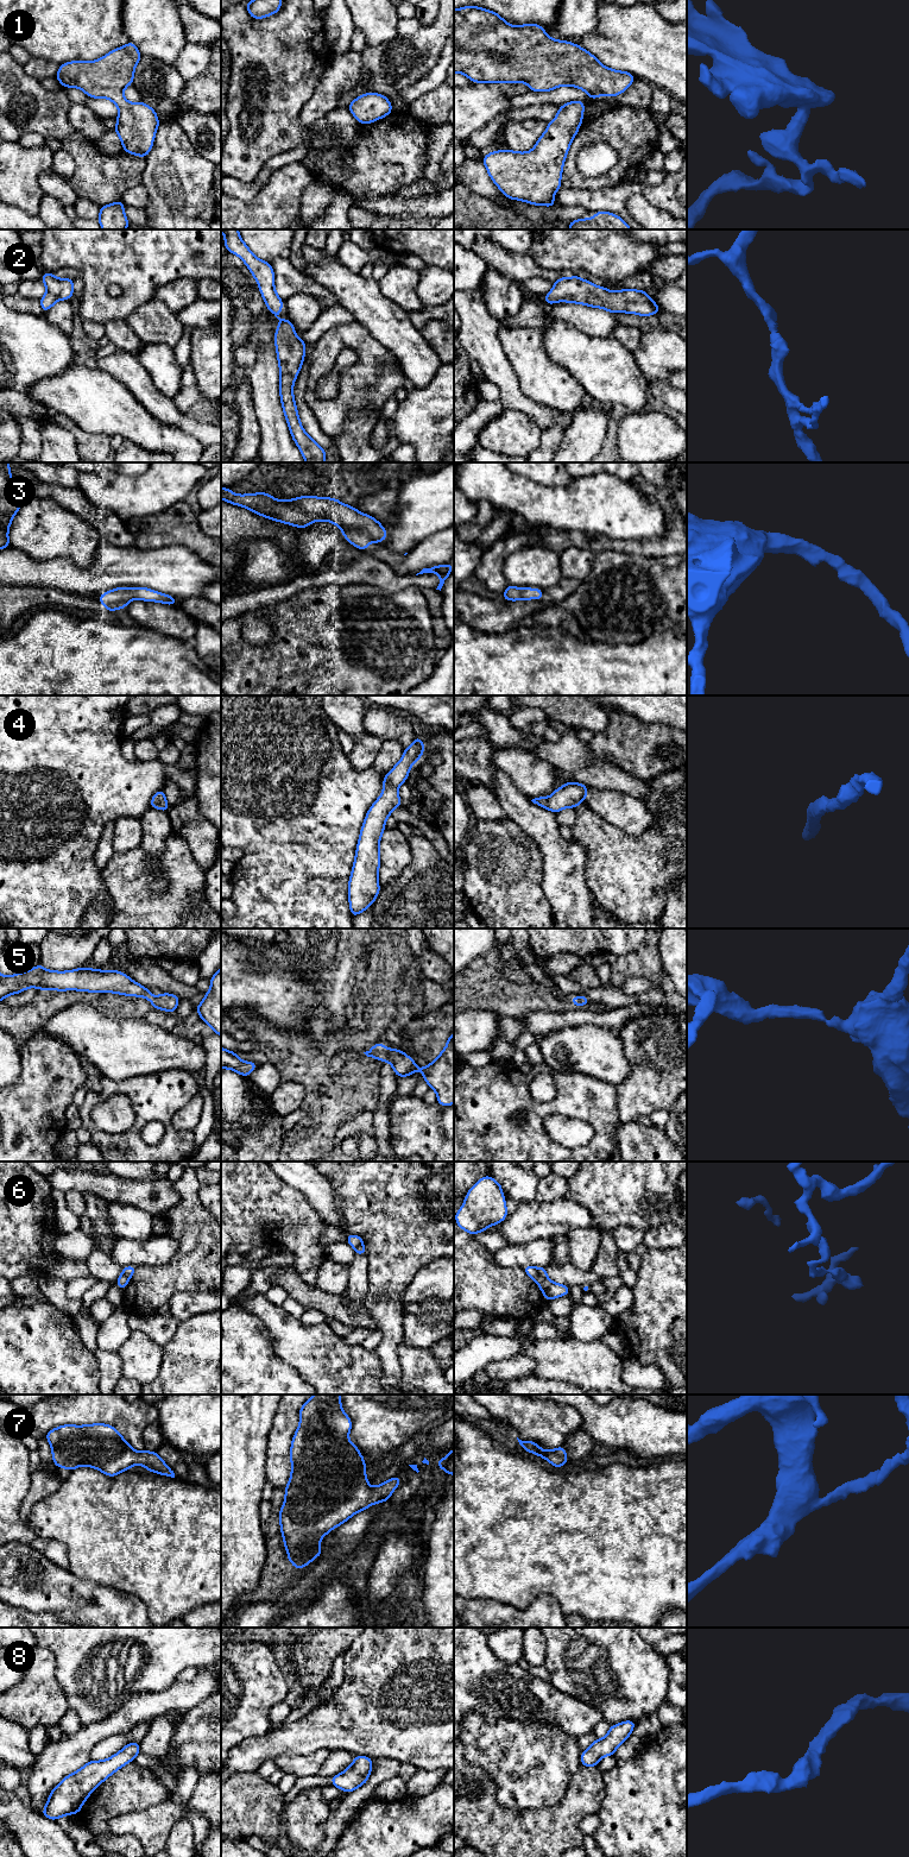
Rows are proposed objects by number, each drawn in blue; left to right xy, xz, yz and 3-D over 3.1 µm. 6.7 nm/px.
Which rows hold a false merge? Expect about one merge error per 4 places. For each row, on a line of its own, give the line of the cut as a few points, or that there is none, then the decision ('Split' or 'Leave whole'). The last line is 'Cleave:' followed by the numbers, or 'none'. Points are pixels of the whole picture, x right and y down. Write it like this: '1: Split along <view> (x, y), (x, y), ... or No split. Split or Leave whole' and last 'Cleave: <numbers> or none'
1: No split. Leave whole
2: No split. Leave whole
3: No split. Leave whole
4: No split. Leave whole
5: No split. Leave whole
6: Split along xy (121, 1272), (128, 1278). Split
7: No split. Leave whole
8: No split. Leave whole
Cleave: 6

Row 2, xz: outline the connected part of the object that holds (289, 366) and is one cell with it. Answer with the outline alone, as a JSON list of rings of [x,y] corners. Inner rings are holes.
[[[221,229],[221,232],[225,235],[225,247],[244,260],[259,285],[266,307],[279,320],[274,333],[280,372],[279,394],[291,436],[305,462],[326,462],[326,451],[305,433],[299,421],[292,389],[305,357],[305,341],[297,338],[289,319],[283,320],[277,316],[283,309],[283,301],[274,290],[272,265],[252,253],[242,241],[238,229]]]

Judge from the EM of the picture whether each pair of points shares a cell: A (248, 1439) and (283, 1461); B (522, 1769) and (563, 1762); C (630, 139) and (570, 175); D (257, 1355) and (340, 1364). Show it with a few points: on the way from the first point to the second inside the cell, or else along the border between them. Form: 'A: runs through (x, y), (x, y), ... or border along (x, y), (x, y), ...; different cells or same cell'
A: border along (272, 1422), (266, 1440), (265, 1478); different cells
B: runs through (532, 1768), (553, 1762); same cell
C: runs through (610, 136), (587, 136), (574, 149), (572, 155); same cell
D: border along (266, 1333), (272, 1349), (301, 1376); different cells

